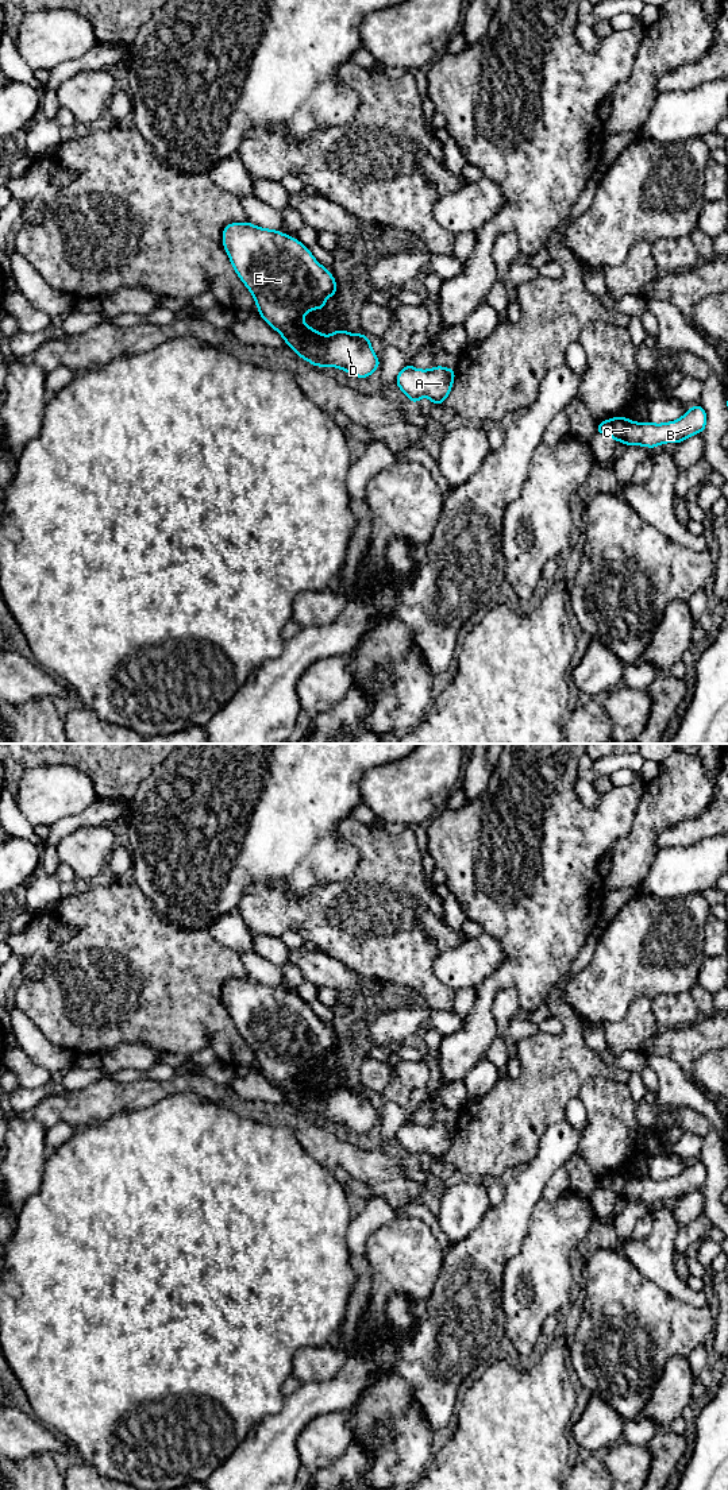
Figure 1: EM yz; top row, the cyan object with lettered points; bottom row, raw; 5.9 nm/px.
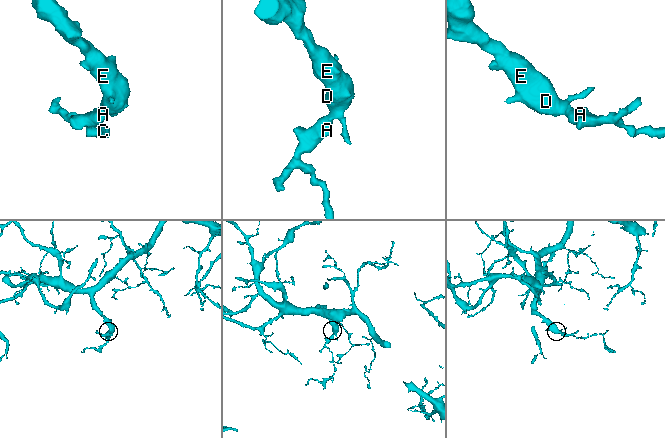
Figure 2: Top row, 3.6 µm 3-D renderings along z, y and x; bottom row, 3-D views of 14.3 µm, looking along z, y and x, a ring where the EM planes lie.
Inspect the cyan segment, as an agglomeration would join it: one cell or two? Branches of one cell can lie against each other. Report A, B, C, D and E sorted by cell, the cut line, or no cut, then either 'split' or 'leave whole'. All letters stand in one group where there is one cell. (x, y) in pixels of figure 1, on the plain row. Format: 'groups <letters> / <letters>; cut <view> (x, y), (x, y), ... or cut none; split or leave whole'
groups A B C D E; cut none; leave whole

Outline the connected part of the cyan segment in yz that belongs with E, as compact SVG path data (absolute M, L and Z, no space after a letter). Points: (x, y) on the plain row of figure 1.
M230 978L223 985L223 1003L238 1032L251 1047L259 1072L274 1084L300 1113L317 1123L332 1122L357 1132L366 1134L381 1122L373 1104L371 1095L363 1089L348 1089L344 1085L324 1092L309 1080L303 1081L304 1072L312 1065L324 1066L326 1055L338 1047L335 1034L301 1000L276 985L259 984L251 978Z

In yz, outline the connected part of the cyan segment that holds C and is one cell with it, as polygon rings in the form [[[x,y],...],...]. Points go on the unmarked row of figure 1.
[[[693,1161],[679,1176],[652,1180],[632,1178],[628,1173],[613,1173],[604,1176],[596,1189],[610,1192],[625,1201],[658,1203],[663,1198],[682,1198],[685,1194],[704,1188],[706,1182],[706,1167],[702,1162]]]

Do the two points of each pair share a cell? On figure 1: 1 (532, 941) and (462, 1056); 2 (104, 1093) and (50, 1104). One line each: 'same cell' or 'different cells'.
1: same cell
2: same cell

